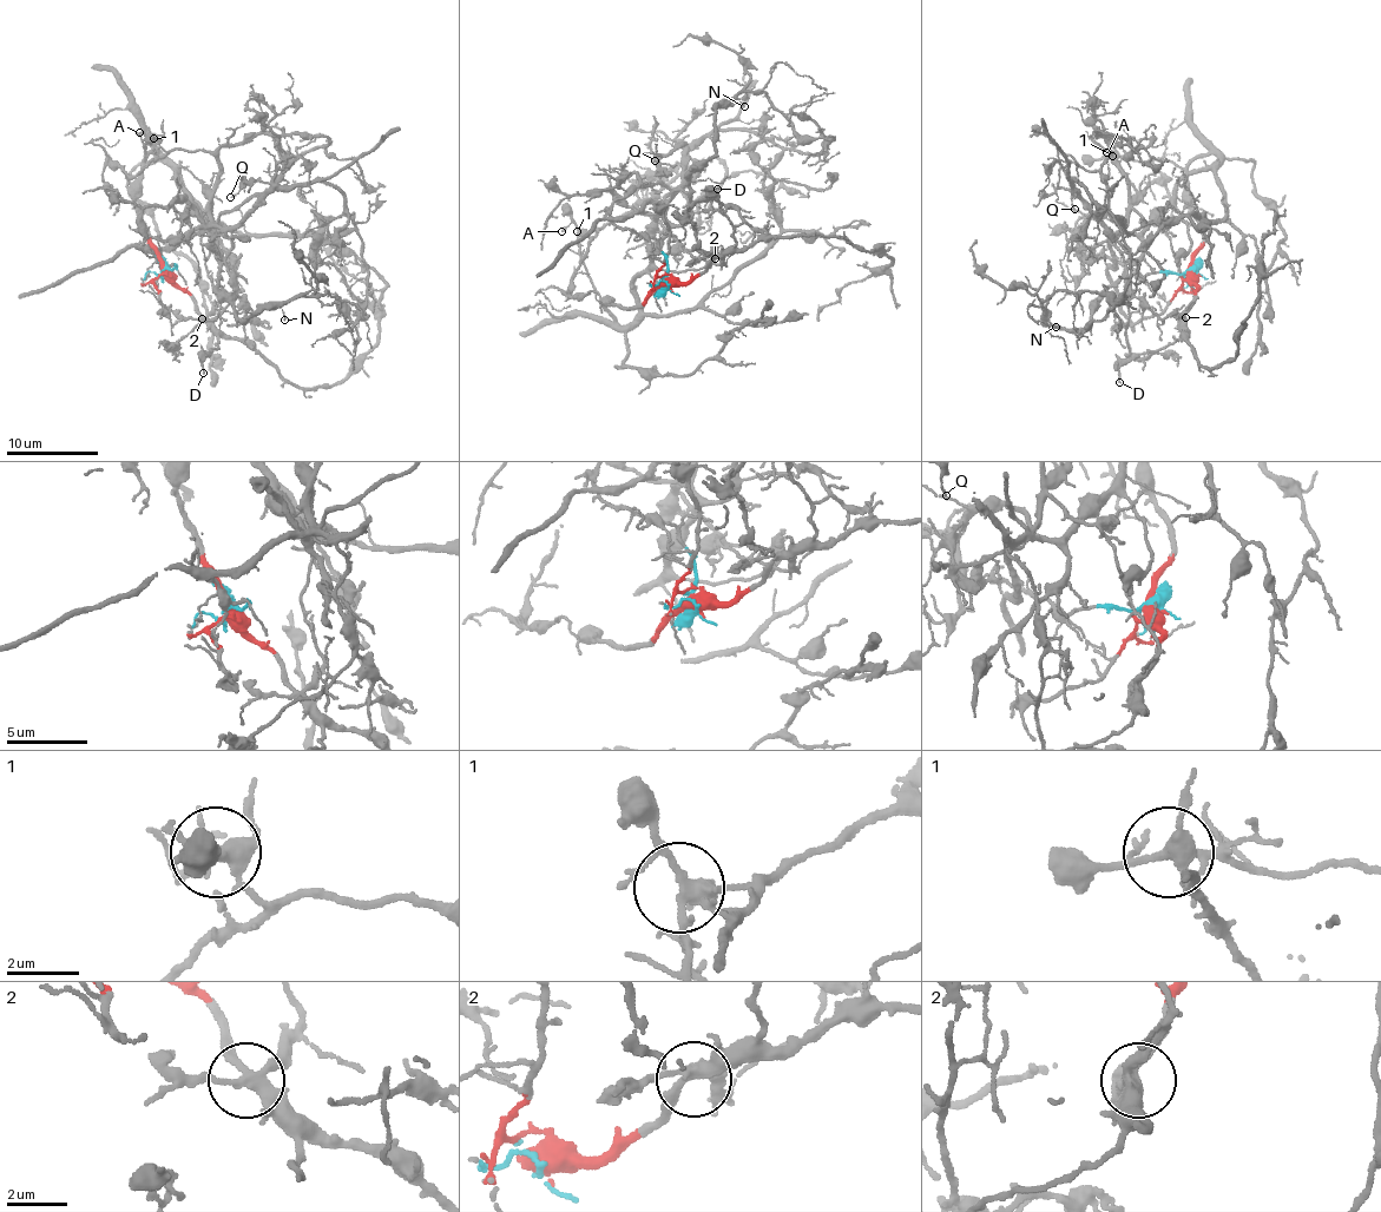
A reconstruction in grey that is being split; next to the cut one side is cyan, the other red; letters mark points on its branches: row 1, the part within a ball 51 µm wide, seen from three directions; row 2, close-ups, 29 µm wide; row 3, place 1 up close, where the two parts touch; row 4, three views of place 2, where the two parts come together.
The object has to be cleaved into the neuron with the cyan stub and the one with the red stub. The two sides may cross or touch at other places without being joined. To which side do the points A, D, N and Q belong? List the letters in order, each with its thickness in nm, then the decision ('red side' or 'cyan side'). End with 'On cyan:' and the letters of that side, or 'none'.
A: 150 nm thick; red side
D: 130 nm thick; red side
N: 100 nm thick; red side
Q: 100 nm thick; cyan side
On cyan: Q

